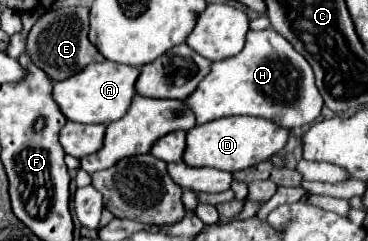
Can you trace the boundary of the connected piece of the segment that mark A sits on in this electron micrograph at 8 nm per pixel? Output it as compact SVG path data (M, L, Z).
M114 61L92 63L84 71L58 81L54 85L54 99L60 105L60 111L68 117L68 121L76 123L110 123L124 117L134 95L136 95L136 79L138 69L132 65L120 65Z

